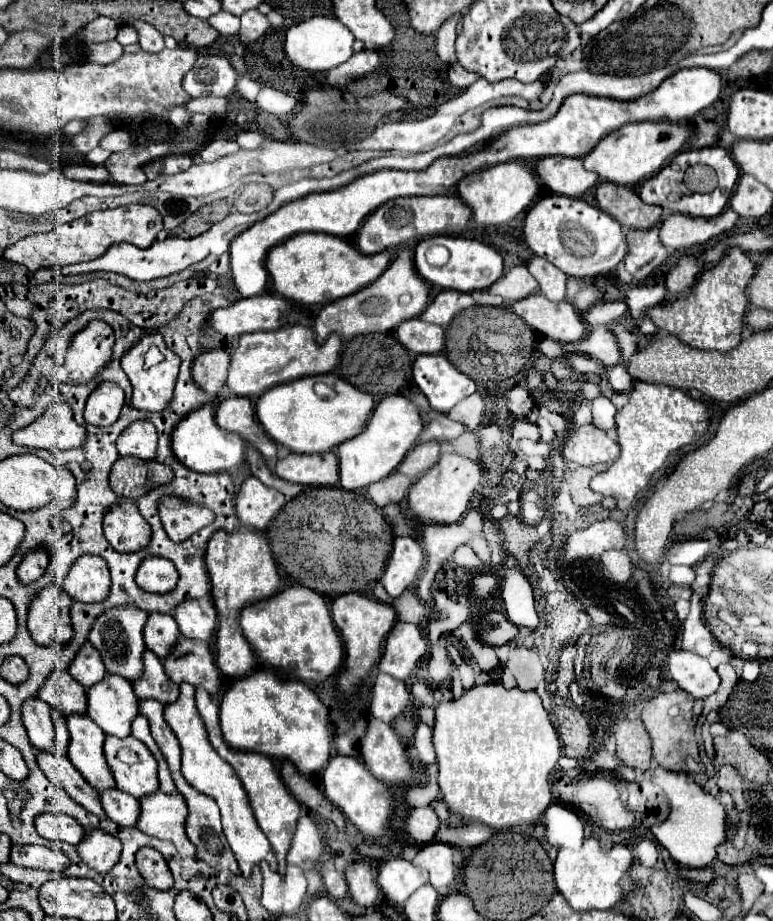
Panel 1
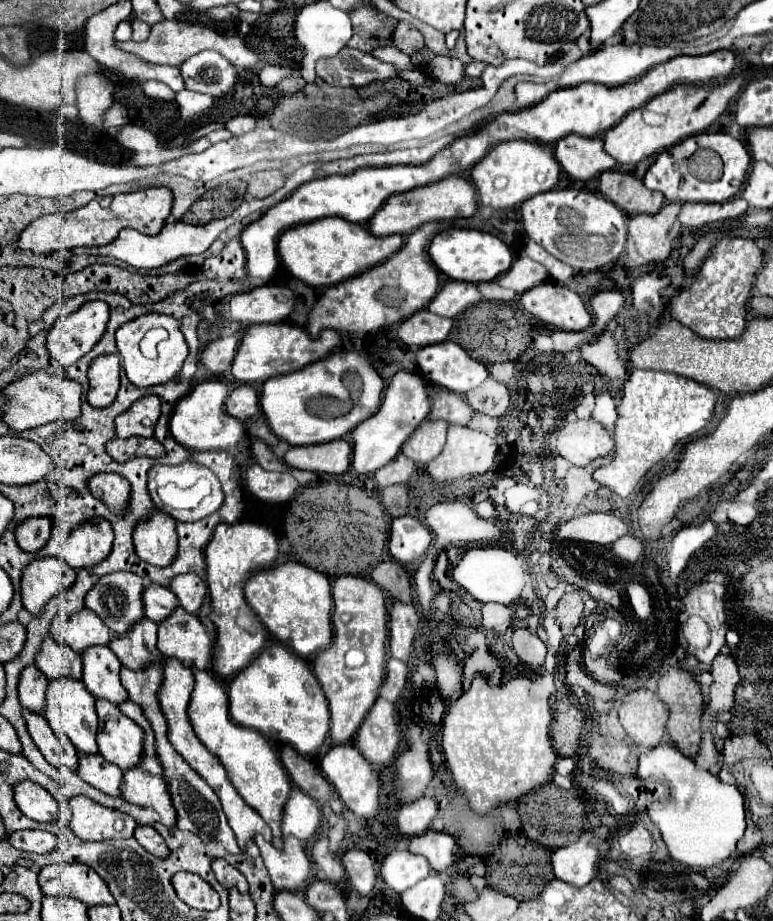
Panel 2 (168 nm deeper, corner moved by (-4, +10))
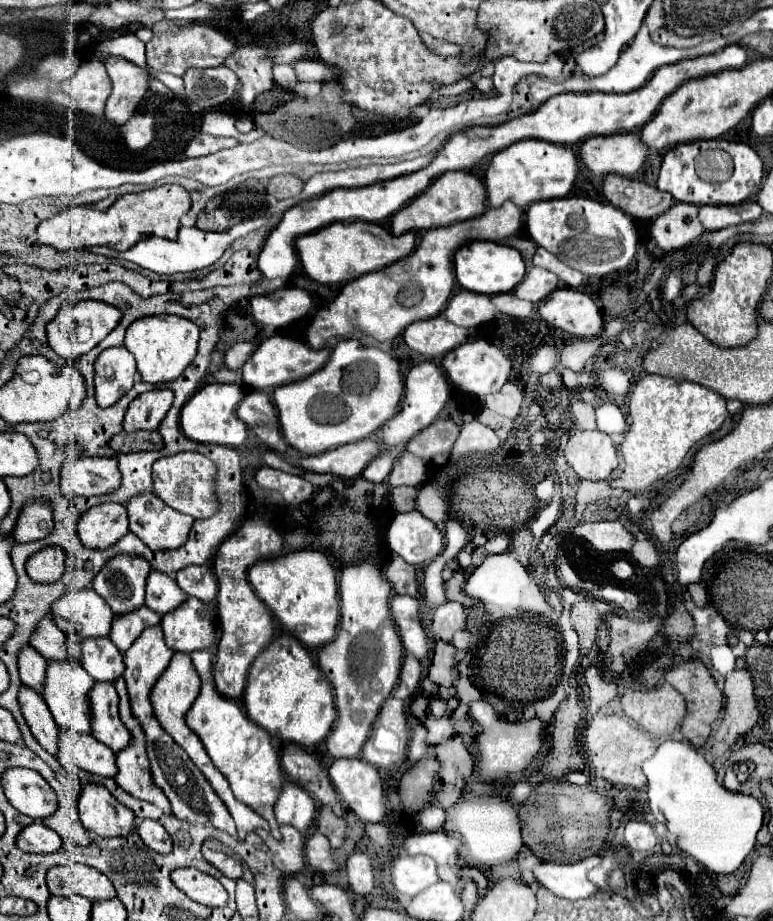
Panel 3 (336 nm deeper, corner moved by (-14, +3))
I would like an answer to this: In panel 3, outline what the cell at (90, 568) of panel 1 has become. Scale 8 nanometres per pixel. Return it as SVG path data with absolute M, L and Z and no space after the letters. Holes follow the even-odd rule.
M104 502L88 508L80 516L78 532L88 548L108 548L124 534L128 534L126 506L118 502Z

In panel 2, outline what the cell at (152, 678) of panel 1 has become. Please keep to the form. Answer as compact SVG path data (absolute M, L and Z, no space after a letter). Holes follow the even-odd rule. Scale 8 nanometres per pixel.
M144 617L126 637L114 639L110 643L110 649L128 669L134 671L148 669L148 665L162 665L166 659L158 653L156 629L158 625Z

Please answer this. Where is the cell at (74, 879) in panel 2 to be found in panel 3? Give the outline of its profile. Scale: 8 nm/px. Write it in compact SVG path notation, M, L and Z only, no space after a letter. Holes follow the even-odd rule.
M66 864L66 866L52 866L46 874L48 890L56 896L84 896L92 902L96 900L110 900L116 896L112 882L92 866L84 864Z

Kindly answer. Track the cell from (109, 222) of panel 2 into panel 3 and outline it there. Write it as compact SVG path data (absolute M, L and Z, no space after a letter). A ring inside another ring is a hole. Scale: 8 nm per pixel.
M164 184L150 190L124 196L108 196L88 206L68 206L50 220L38 226L38 244L48 244L60 252L64 250L86 250L92 246L108 246L112 250L128 250L140 238L160 236L176 240L180 218L190 208L188 192L178 184Z

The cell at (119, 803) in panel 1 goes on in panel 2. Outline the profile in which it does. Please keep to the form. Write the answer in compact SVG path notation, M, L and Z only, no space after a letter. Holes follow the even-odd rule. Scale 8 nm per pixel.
M78 753L78 775L90 783L92 787L100 789L102 793L110 797L122 797L120 787L122 787L122 769L116 765L110 765L102 755L84 755Z

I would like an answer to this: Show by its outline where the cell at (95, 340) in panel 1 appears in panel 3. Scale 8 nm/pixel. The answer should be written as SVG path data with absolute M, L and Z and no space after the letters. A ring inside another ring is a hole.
M76 300L72 304L64 302L56 314L56 318L46 326L46 336L50 348L68 360L74 360L80 354L90 352L100 340L104 340L120 322L122 312L116 306L104 304L100 300Z

